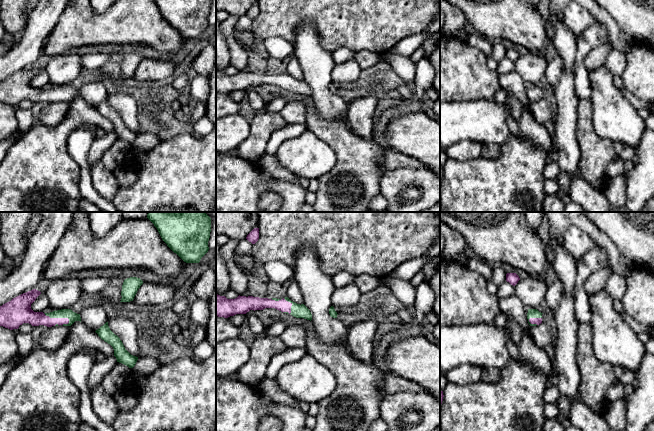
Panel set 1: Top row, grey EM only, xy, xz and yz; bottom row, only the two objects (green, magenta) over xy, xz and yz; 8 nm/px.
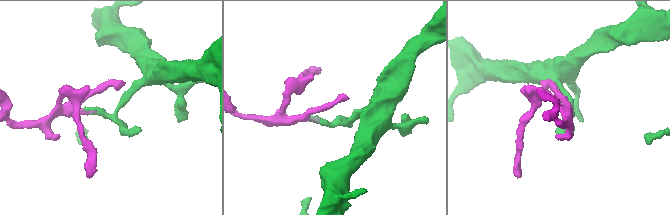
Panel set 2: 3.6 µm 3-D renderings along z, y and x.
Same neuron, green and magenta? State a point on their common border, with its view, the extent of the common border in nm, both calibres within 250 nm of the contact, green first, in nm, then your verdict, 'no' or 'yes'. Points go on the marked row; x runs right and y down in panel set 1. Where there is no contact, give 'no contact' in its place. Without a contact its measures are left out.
contact xy (58, 317); length 220 nm; calibres 80 and 120 nm; yes

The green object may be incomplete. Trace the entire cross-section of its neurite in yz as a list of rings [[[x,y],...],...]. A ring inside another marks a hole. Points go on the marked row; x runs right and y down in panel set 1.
[[[528,309],[527,319],[530,326],[536,326],[542,323],[542,314],[537,309]]]

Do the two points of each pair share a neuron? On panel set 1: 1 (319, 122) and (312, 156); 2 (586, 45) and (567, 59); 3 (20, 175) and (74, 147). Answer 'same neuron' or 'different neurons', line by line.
1: different neurons
2: different neurons
3: different neurons

